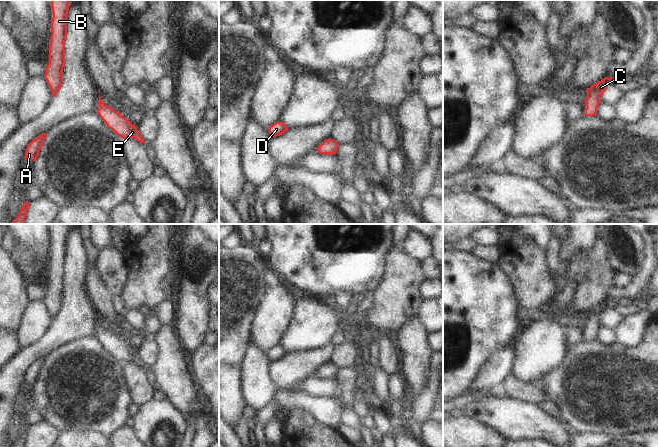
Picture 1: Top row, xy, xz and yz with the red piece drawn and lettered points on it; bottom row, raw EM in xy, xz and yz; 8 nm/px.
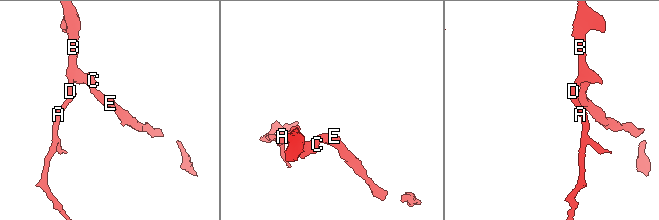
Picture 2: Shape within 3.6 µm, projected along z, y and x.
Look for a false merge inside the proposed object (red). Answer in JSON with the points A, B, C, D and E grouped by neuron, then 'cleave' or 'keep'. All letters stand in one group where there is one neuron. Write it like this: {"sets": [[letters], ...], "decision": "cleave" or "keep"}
{"sets": [["A", "B", "C", "D", "E"]], "decision": "keep"}

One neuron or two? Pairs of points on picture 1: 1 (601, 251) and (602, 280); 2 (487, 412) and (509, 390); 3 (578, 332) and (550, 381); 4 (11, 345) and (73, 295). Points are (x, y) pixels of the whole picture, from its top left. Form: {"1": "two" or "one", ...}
{"1": "one", "2": "two", "3": "two", "4": "two"}

